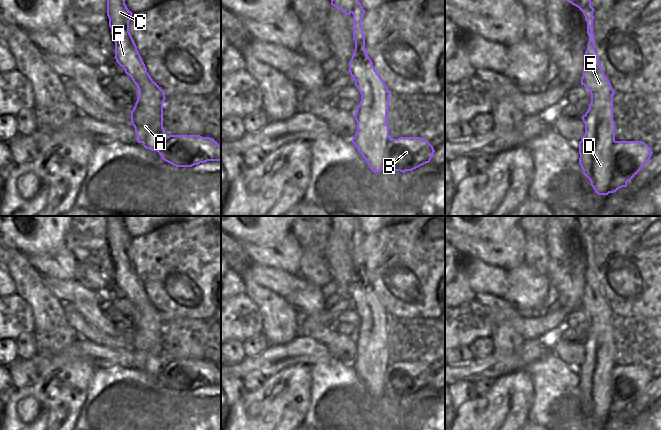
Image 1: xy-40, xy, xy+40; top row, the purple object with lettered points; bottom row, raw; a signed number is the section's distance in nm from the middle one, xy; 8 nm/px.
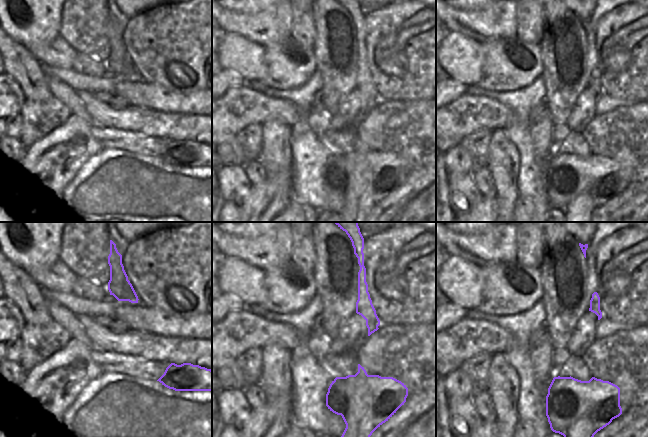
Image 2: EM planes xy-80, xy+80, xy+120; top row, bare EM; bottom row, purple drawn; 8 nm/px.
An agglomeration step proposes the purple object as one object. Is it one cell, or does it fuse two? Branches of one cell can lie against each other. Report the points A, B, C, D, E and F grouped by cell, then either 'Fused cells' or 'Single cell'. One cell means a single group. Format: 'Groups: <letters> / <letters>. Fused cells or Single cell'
Groups: A C D E F / B. Fused cells

